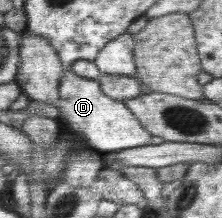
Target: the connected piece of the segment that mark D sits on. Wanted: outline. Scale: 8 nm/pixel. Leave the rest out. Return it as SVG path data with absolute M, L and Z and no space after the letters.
M67 70L62 73L58 90L56 107L60 108L61 123L68 124L81 134L90 148L103 153L150 144L153 135L142 130L140 121L122 101L106 96L98 80L87 79Z

